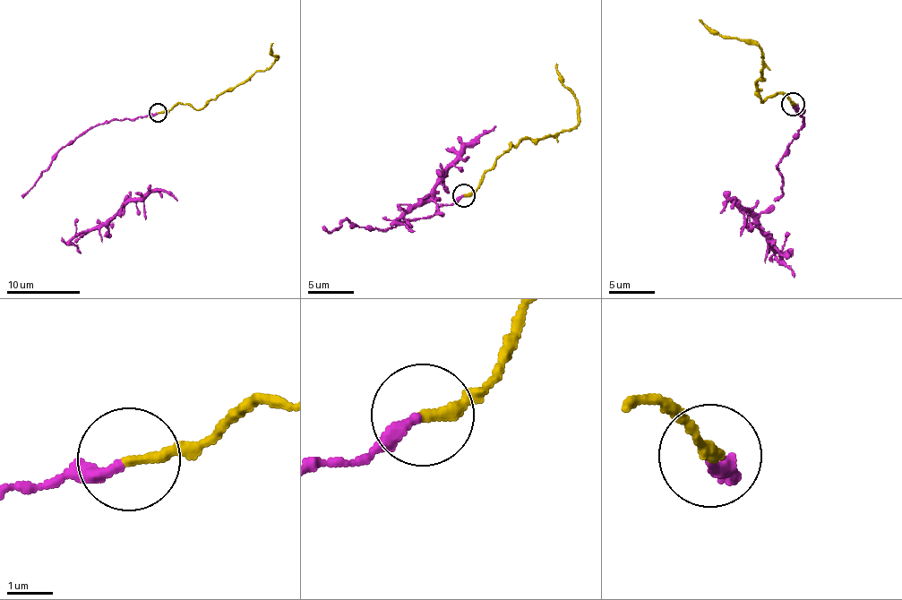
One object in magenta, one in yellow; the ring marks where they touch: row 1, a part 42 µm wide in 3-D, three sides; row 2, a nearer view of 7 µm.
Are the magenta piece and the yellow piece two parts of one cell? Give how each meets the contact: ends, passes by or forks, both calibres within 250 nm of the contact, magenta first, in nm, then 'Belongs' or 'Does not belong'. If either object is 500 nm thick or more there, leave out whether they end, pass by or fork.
At the ring magenta ends. At the ring yellow ends. Thickness 280 nm (magenta) against 240 nm. Does not belong

